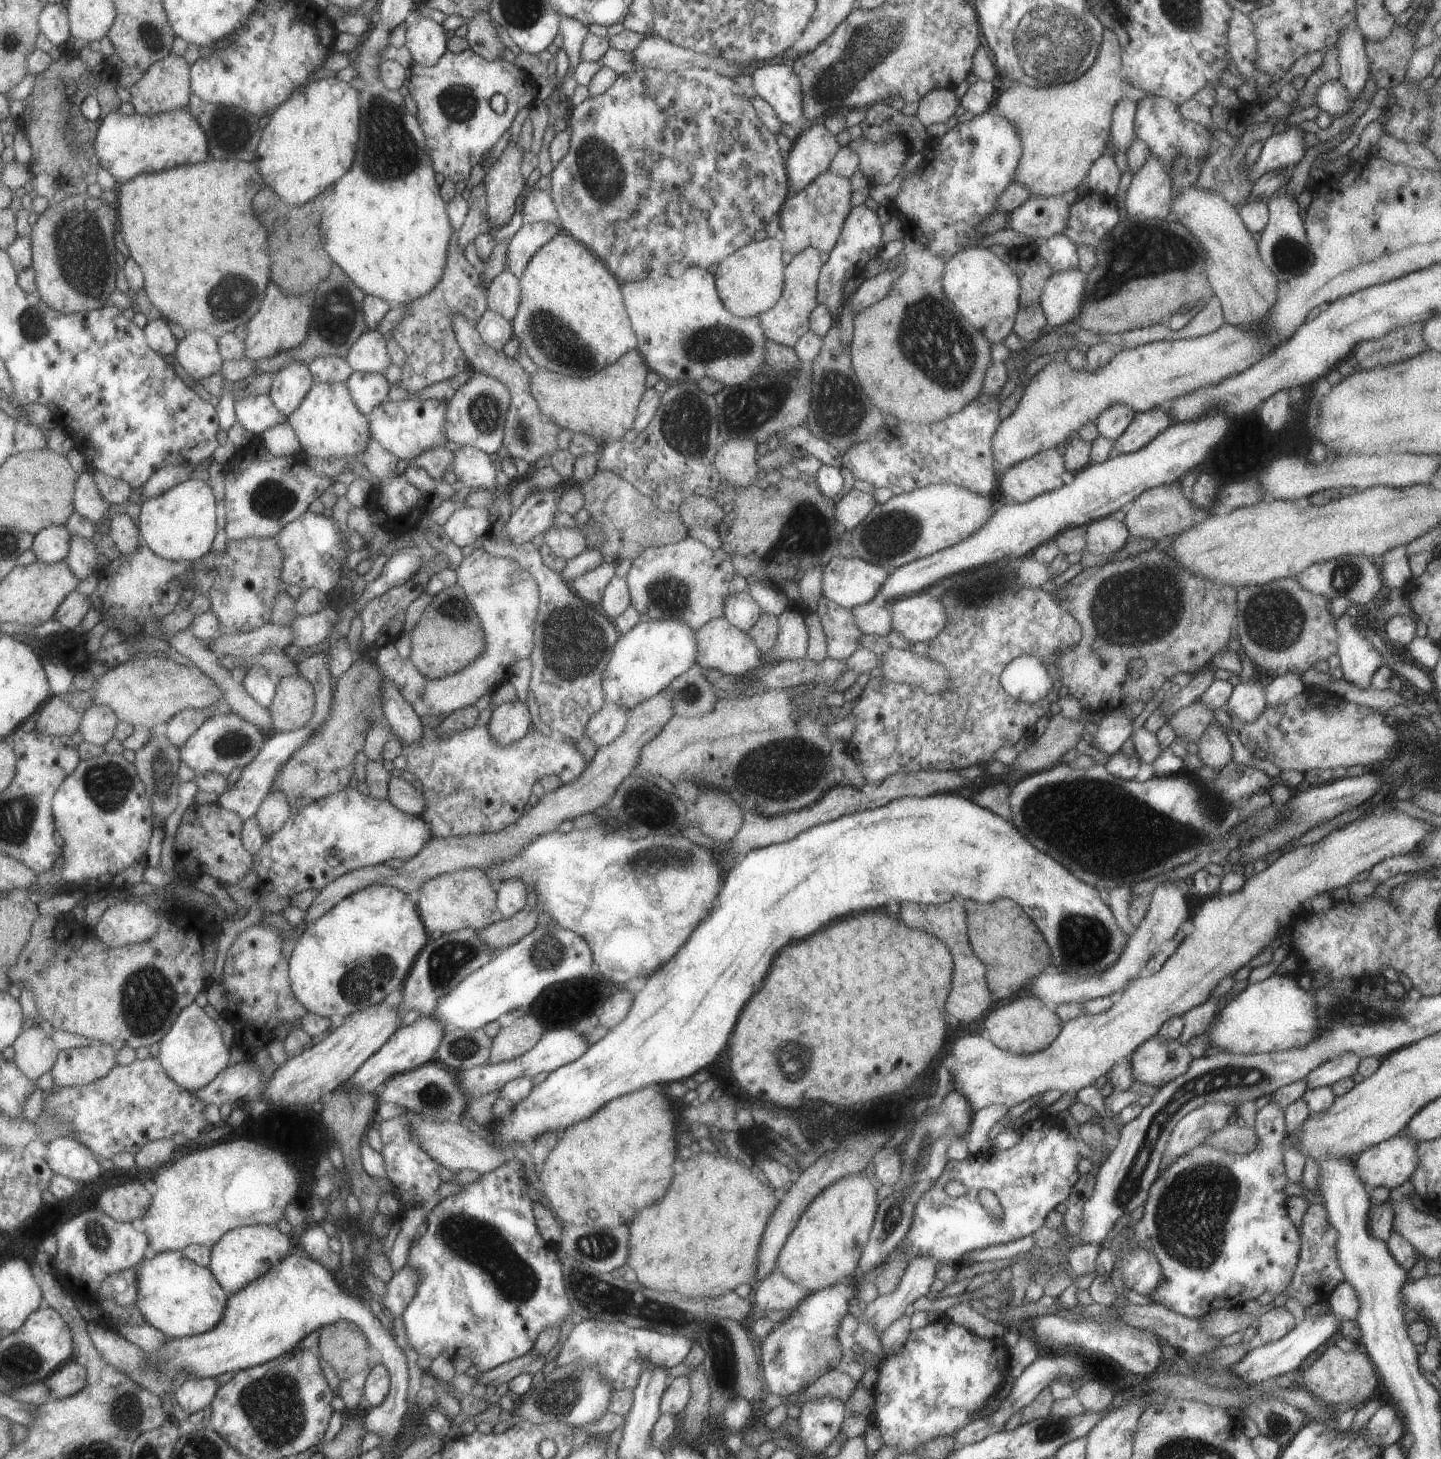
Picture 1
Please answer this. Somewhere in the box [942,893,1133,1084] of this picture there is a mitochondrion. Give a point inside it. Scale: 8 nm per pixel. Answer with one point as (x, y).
(1081, 940)

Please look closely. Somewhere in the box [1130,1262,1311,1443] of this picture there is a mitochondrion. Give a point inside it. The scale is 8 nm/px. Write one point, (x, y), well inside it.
(1275, 1425)

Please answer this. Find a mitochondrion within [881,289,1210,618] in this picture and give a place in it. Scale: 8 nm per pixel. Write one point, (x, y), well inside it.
(930, 329)

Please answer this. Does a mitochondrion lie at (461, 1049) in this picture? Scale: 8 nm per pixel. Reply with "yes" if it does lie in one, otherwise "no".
yes

